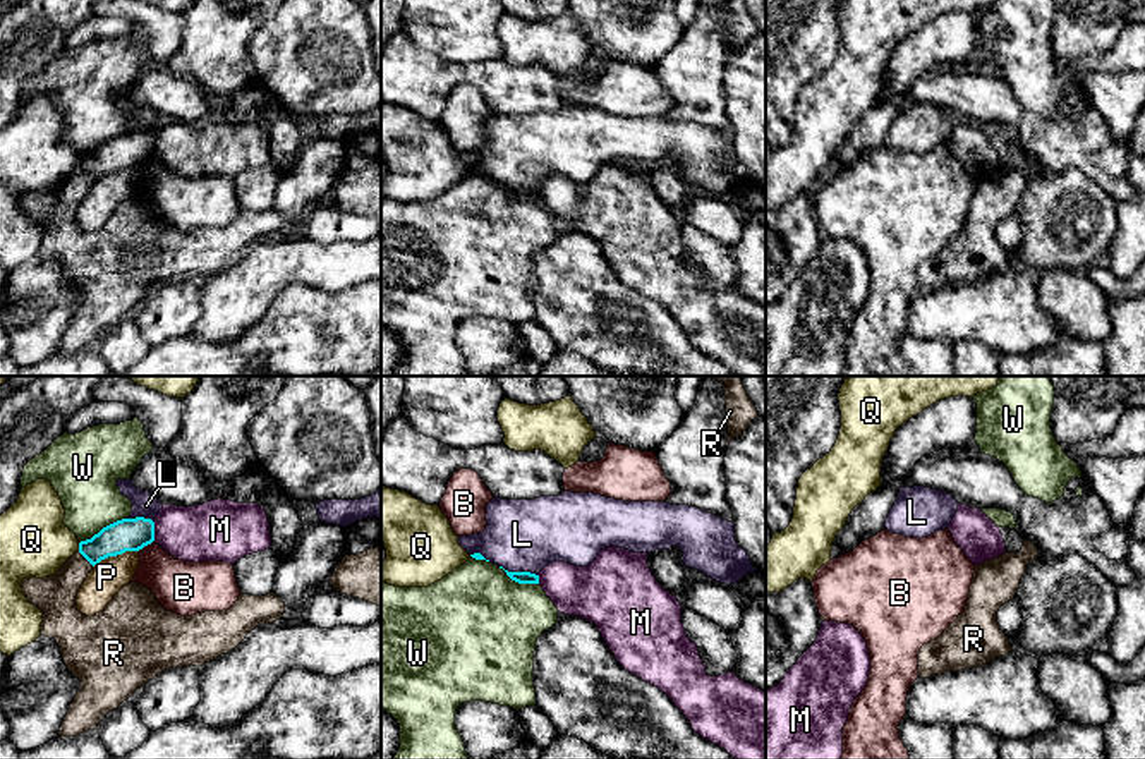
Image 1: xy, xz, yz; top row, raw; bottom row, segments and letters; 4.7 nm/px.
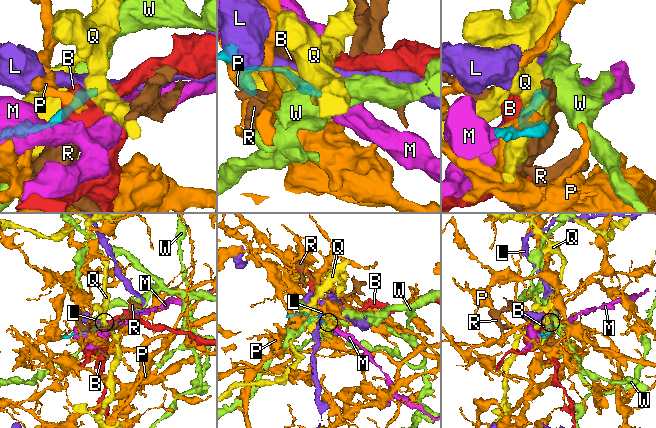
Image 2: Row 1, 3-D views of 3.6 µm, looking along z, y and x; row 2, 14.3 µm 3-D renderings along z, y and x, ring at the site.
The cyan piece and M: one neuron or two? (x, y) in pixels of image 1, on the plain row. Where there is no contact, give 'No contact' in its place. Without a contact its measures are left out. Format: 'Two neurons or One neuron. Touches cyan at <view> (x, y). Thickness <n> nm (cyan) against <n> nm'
Two neurons. Touches cyan at xy (153, 146). Thickness 160 nm (cyan) against 260 nm

